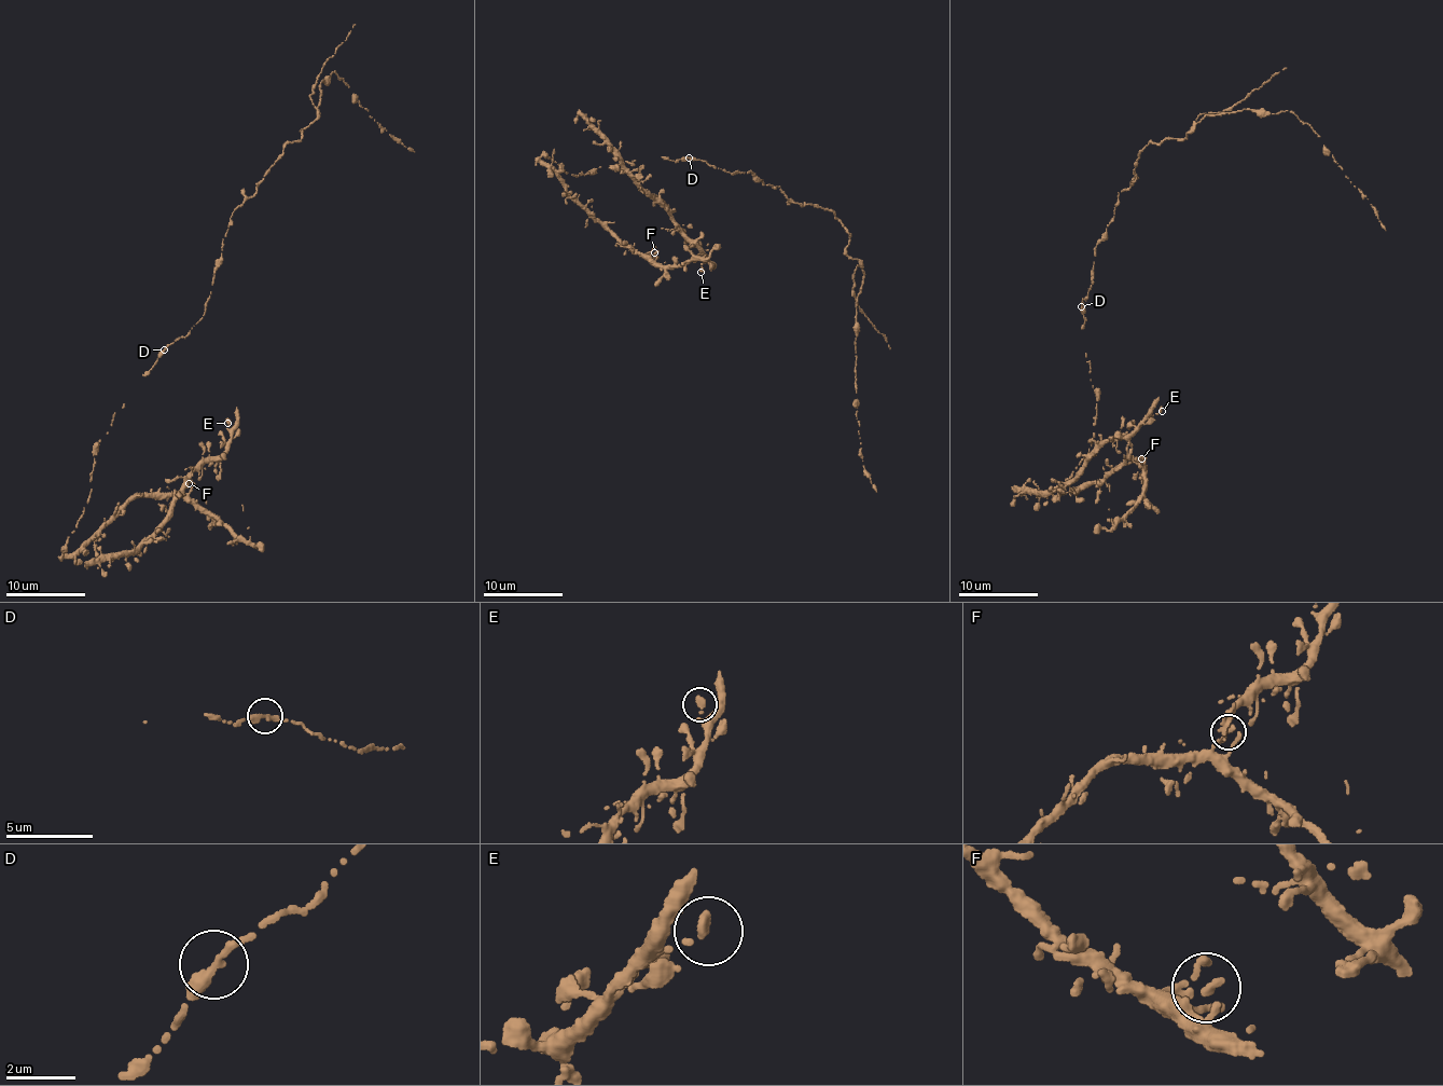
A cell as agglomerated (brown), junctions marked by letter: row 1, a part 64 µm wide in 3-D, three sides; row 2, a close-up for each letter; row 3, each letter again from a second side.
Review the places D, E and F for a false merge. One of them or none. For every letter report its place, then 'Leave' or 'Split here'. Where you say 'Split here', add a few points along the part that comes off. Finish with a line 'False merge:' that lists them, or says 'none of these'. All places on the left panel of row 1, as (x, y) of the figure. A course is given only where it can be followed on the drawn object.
D: Place: (164, 349). Leave
E: Place: (227, 423). Leave
F: Place: (189, 483). Leave
False merge: none of these

